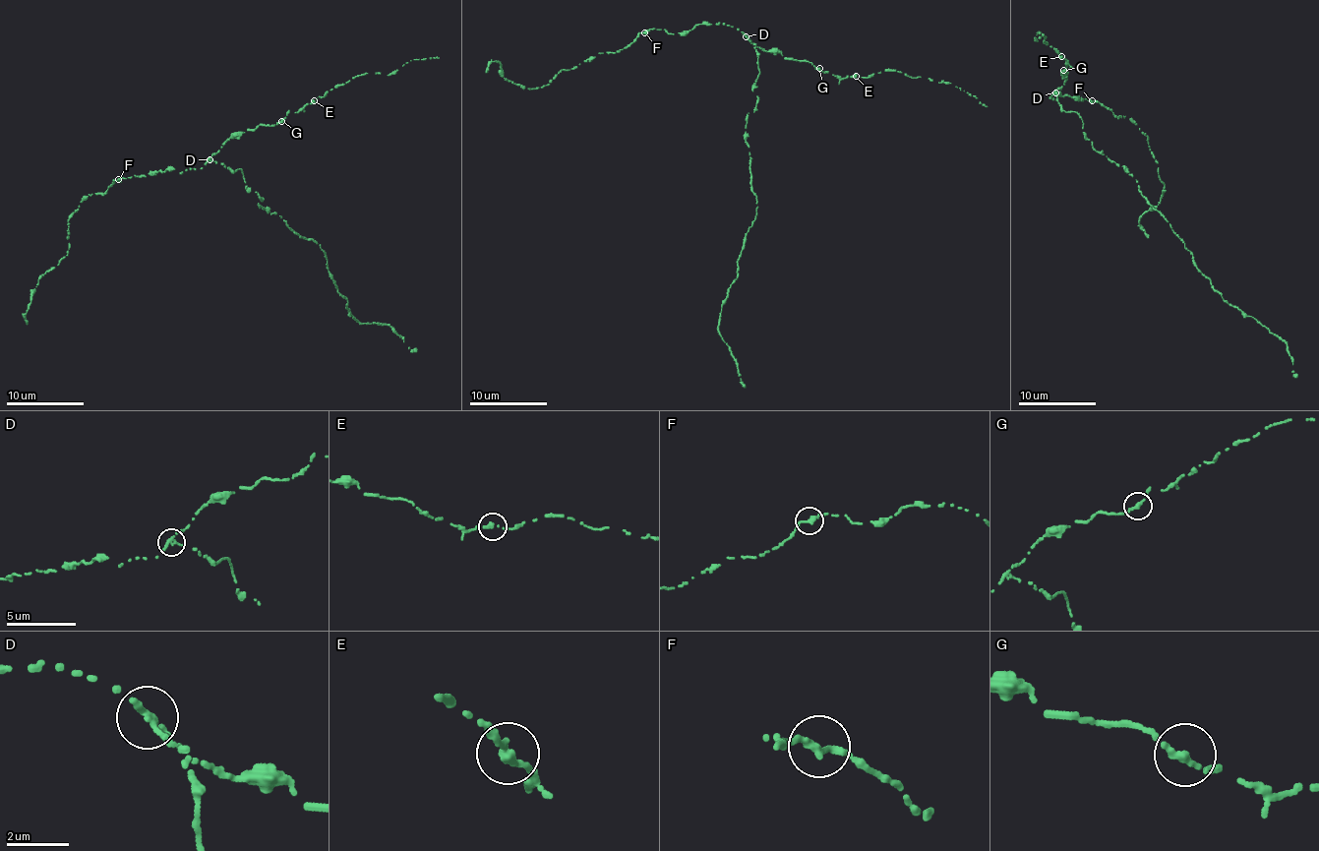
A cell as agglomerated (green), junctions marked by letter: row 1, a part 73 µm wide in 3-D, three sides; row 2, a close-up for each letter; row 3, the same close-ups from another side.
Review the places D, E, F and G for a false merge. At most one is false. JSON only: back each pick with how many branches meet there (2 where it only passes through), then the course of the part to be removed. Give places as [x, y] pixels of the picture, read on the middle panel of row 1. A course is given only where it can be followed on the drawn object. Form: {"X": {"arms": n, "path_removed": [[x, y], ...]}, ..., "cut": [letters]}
{"D": {"arms": 2, "path_removed": [[746, 36], [758, 56], [752, 91], [758, 98], [744, 138], [756, 211], [718, 329], [745, 387]]}, "cut": ["D"]}

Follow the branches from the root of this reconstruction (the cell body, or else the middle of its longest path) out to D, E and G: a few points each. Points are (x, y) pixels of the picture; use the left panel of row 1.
D: (238, 169), (233, 172), (222, 163), (209, 160)
E: (238, 169), (233, 172), (216, 163), (210, 156), (230, 138), (238, 138), (260, 124), (275, 125), (314, 100)
G: (238, 169), (233, 172), (216, 163), (210, 156), (230, 138), (238, 138), (260, 124), (276, 125), (281, 121)

